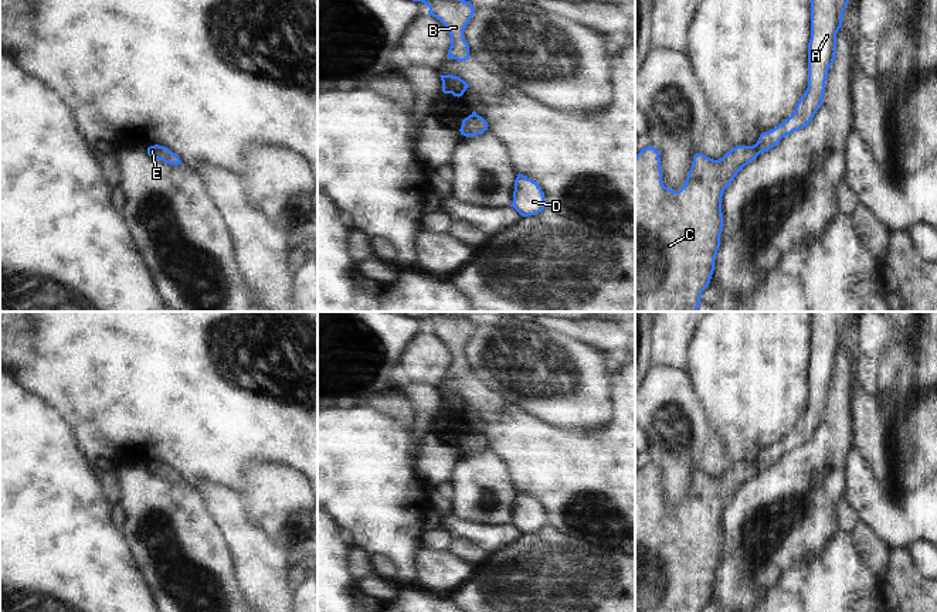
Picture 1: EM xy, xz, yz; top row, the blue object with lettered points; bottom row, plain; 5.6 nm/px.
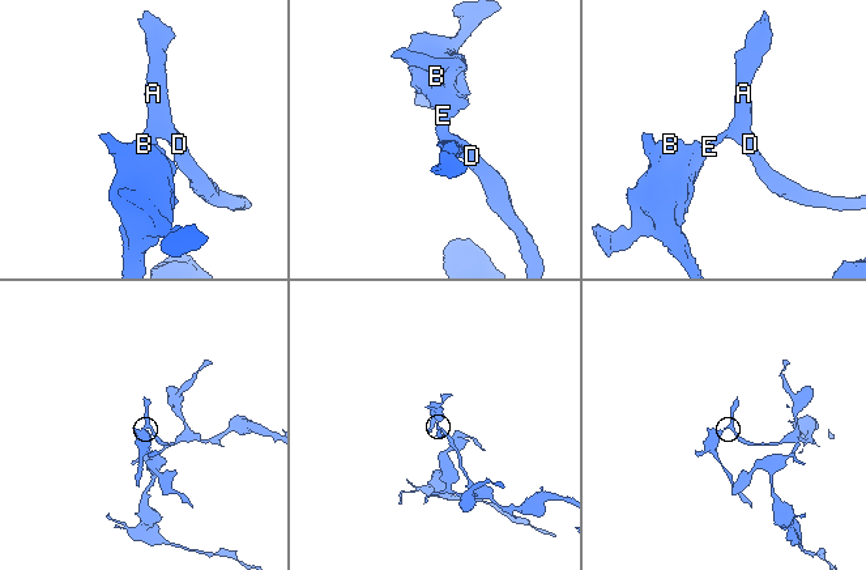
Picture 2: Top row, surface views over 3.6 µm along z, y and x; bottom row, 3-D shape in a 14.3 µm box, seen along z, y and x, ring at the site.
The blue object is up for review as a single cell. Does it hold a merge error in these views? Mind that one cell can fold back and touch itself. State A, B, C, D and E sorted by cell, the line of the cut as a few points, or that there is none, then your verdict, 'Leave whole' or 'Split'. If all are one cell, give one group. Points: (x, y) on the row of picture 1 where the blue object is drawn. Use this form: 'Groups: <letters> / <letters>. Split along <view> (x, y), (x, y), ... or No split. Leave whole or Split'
Groups: A D / B C E. Split along yz (754, 145), (759, 153). Split

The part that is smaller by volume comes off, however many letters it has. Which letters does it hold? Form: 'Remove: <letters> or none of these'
Remove: B, C, E

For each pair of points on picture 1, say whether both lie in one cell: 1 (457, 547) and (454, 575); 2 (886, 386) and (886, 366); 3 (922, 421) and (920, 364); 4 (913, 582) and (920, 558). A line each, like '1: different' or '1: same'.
1: different
2: same
3: different
4: different

